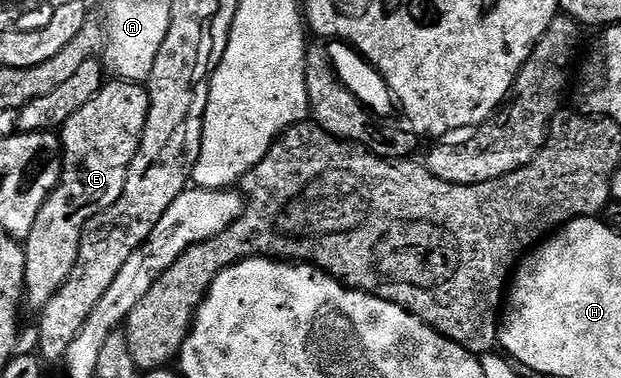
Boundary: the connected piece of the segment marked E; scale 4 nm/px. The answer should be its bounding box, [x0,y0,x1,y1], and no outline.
[23,79,148,310]

